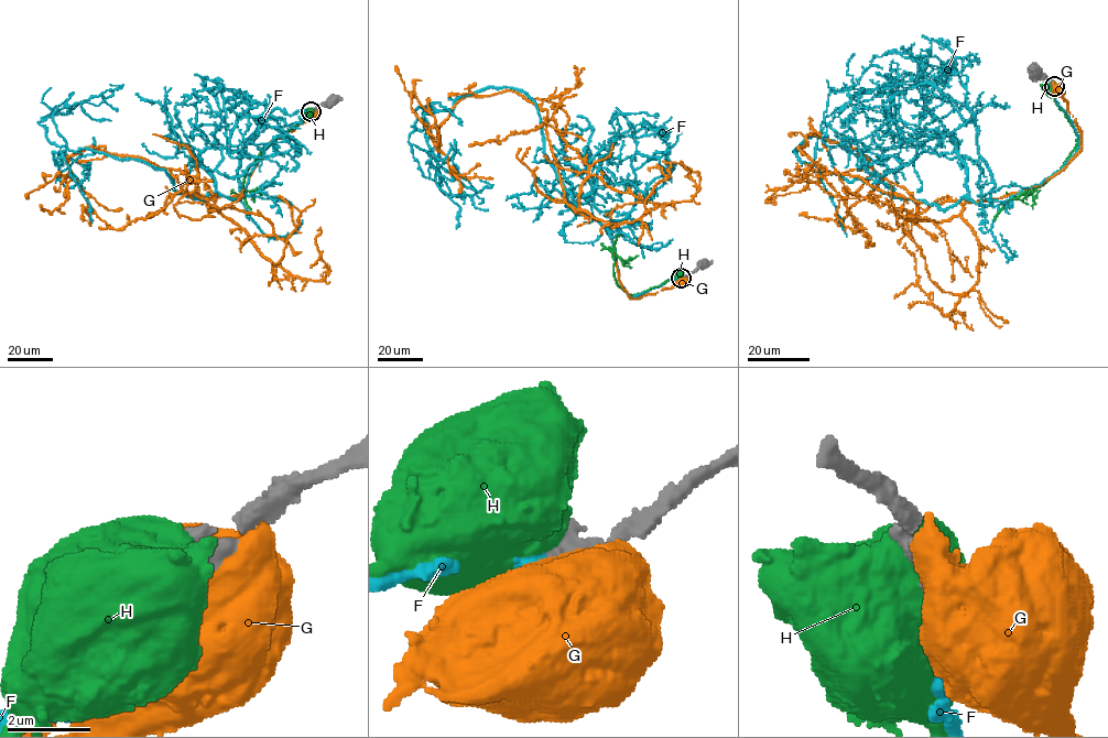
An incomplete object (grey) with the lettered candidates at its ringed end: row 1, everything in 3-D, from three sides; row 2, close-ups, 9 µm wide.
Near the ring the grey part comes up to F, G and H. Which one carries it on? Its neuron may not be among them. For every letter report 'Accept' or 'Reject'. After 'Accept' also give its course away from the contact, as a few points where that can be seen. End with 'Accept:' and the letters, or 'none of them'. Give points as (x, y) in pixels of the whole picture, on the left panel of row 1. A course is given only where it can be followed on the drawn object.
F: Accept. Its course: (311, 111), (259, 156), (239, 199), (202, 203), (164, 170), (69, 150), (53, 115), (109, 84)
G: Reject
H: Reject
Accept: F

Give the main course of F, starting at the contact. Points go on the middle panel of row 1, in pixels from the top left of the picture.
F: (681, 278), (629, 296), (516, 88), (423, 112), (442, 191), (479, 180)

